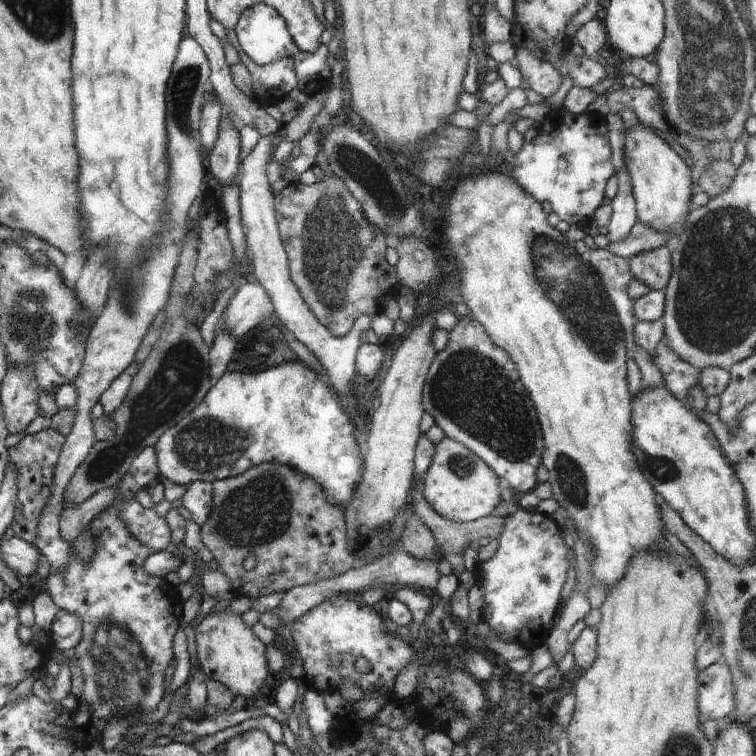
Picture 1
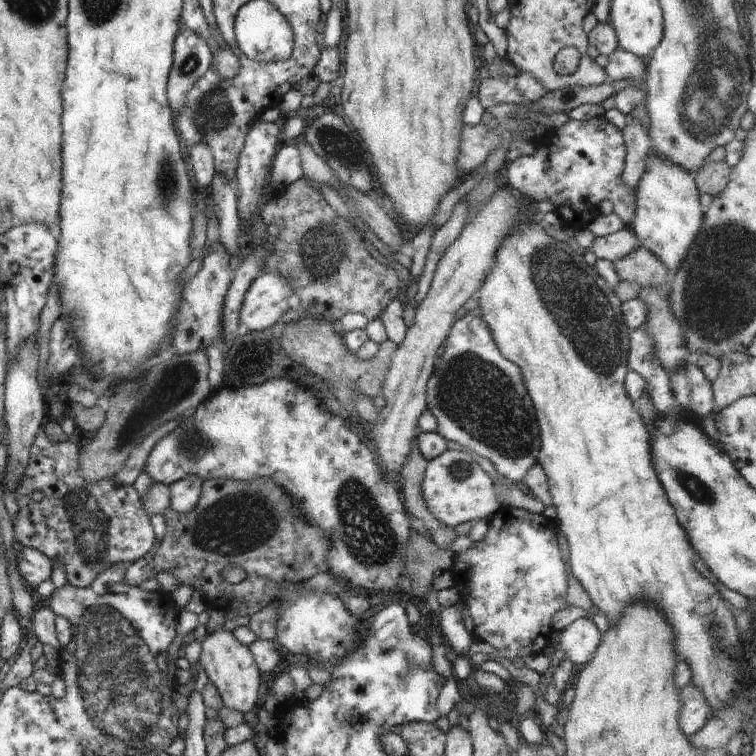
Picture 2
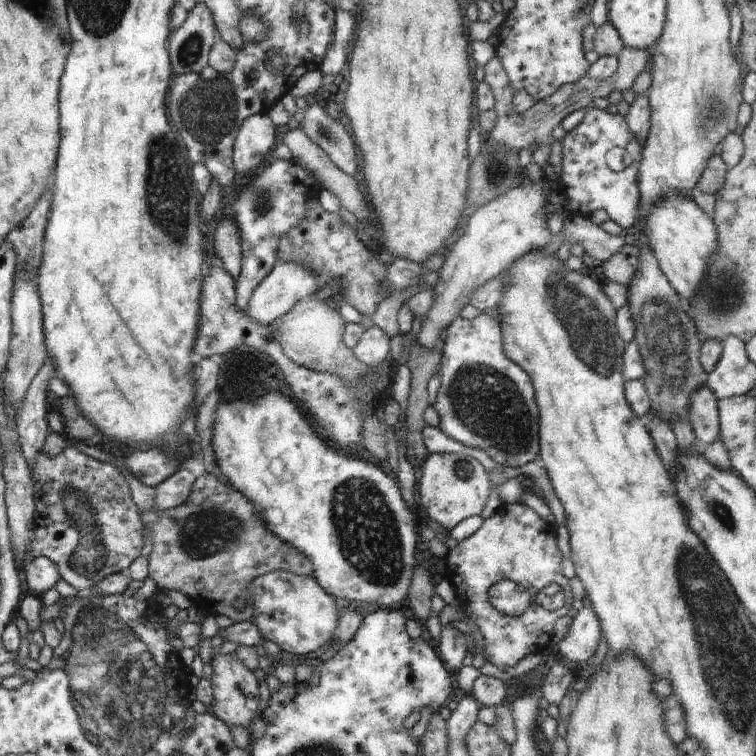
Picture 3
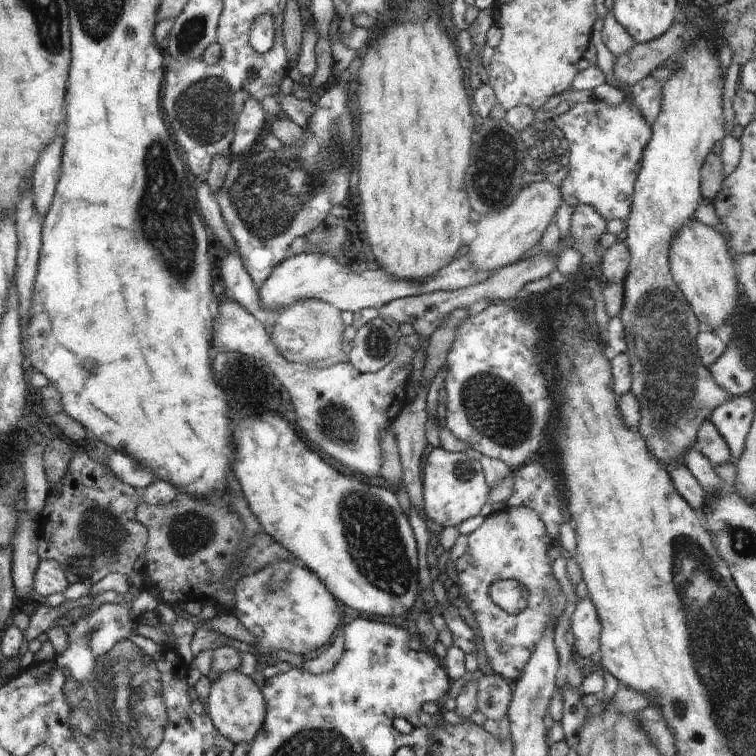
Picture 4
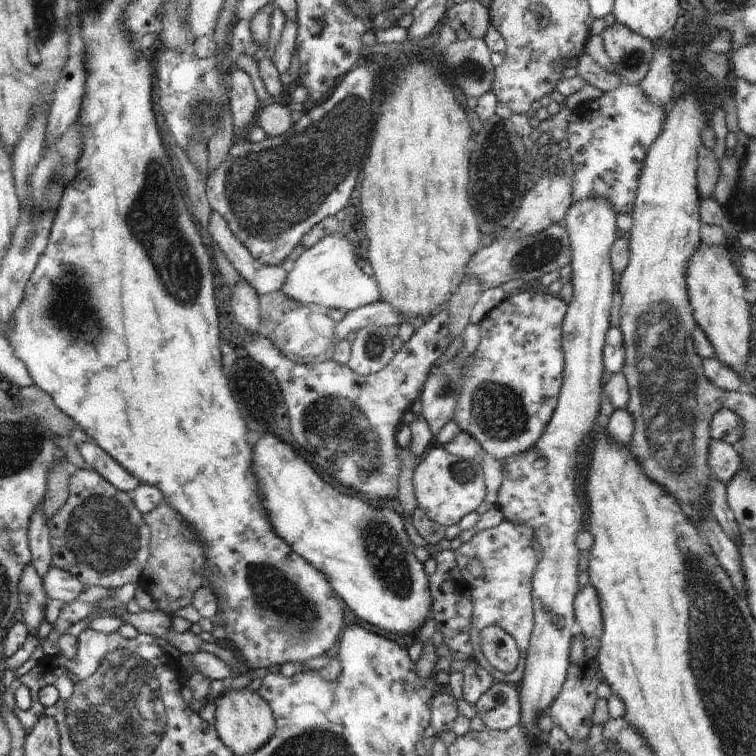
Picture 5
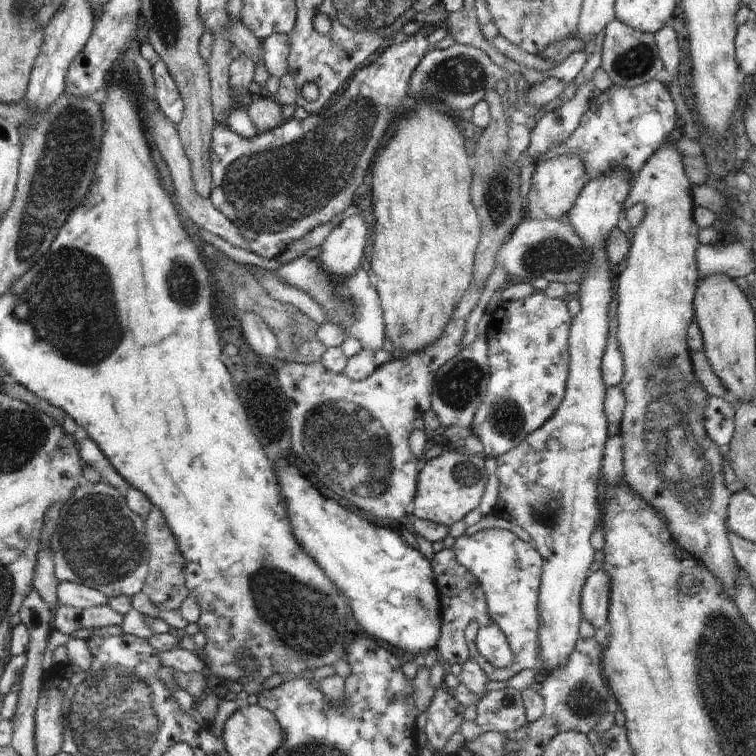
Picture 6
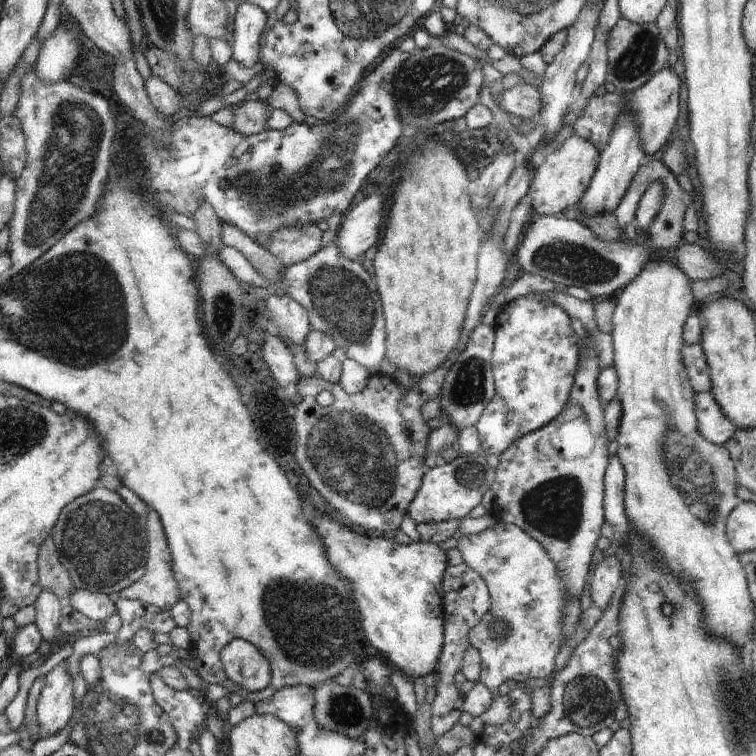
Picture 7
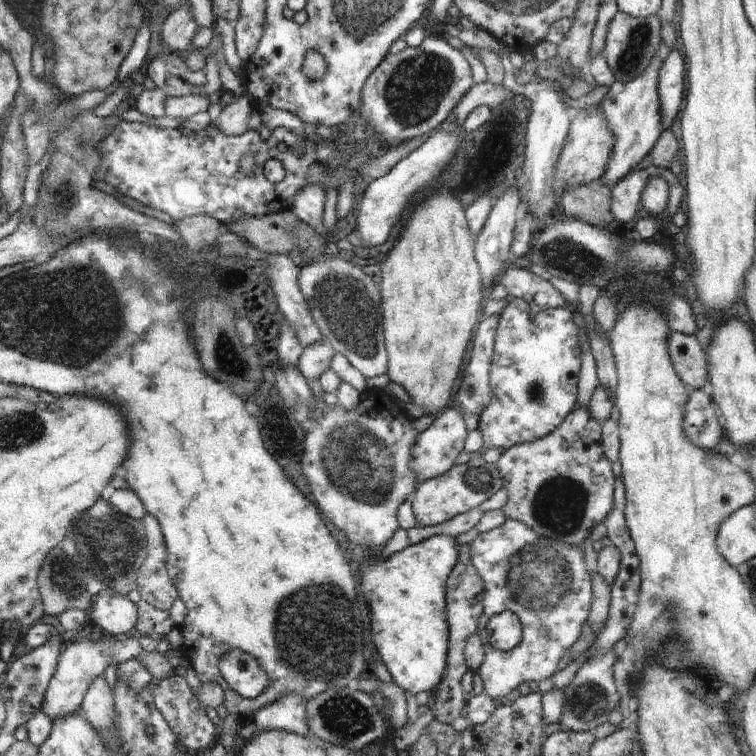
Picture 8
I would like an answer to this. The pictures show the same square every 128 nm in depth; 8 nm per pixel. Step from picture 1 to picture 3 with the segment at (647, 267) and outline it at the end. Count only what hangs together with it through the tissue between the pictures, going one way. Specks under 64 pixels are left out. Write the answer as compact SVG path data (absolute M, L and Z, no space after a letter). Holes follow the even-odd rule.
M636 243L626 244L620 252L599 264L604 269L606 282L622 284L627 288L640 264L640 248Z

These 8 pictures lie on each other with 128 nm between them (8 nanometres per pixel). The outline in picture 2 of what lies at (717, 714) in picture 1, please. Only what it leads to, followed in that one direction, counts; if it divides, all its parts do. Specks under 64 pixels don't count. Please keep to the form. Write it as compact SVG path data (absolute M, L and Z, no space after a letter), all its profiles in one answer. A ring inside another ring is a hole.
M688 682L682 688L682 708L680 708L680 726L686 737L697 734L712 719L712 708L706 704L702 692L698 692L696 684Z

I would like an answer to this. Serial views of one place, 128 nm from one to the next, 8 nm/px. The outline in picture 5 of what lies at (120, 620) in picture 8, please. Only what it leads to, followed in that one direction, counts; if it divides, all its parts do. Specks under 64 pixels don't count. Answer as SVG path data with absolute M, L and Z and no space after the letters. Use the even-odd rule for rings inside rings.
M52 565L43 576L43 587L49 598L66 604L77 600L85 585L69 572Z

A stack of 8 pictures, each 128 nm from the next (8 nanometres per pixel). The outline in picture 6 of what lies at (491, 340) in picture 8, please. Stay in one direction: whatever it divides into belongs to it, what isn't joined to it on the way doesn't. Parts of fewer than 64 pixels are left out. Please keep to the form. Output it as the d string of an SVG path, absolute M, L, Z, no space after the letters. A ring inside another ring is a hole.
M477 336L476 340L462 349L452 360L442 363L433 378L433 394L431 408L441 429L449 426L462 426L470 430L472 419L478 404L484 400L487 392L489 375L488 343L485 336Z

